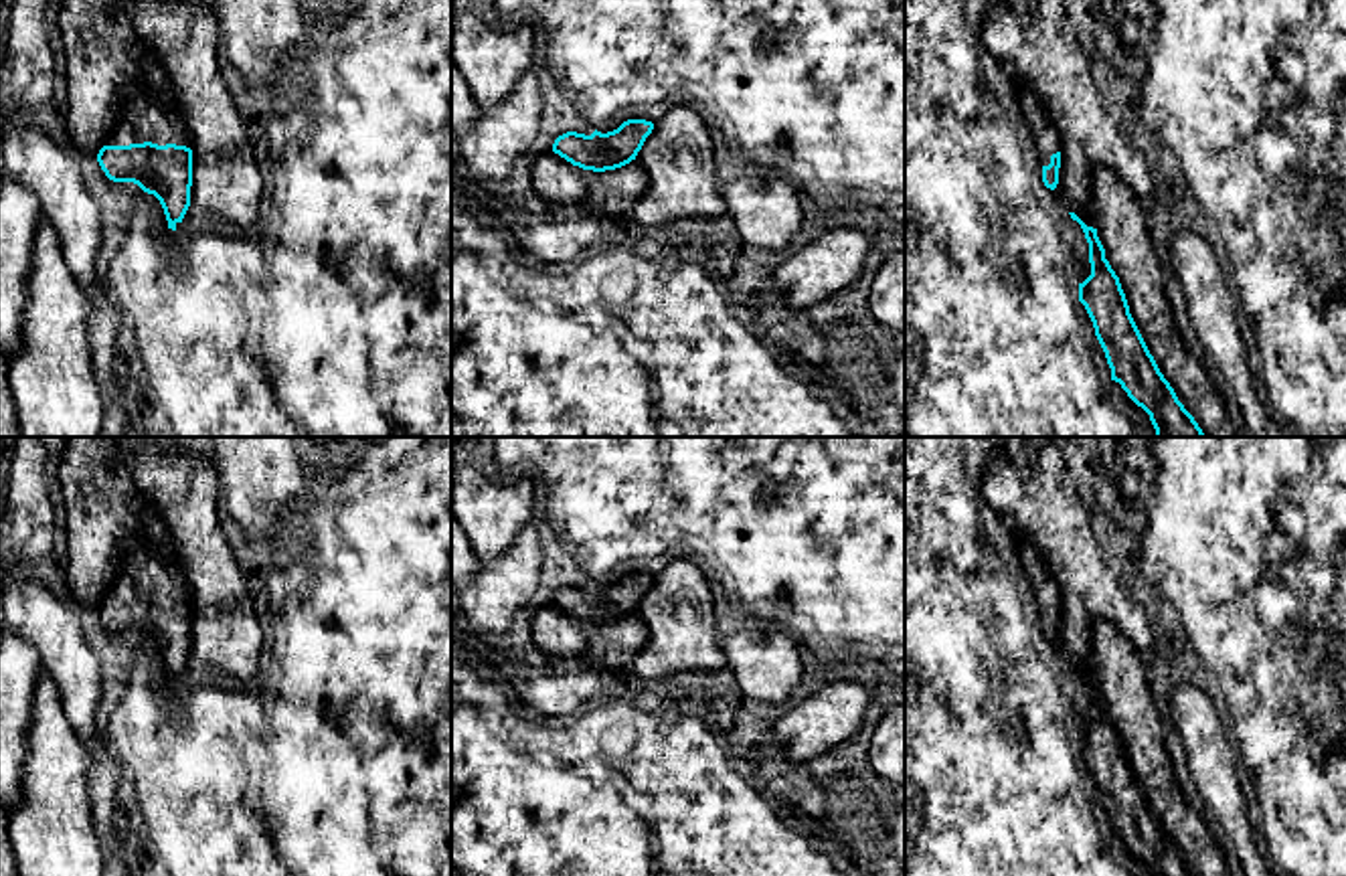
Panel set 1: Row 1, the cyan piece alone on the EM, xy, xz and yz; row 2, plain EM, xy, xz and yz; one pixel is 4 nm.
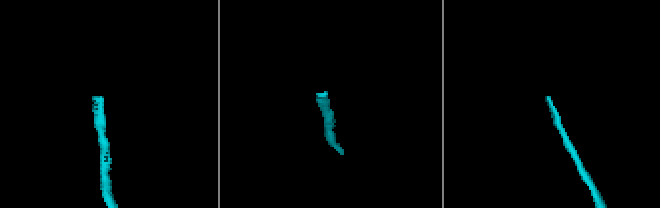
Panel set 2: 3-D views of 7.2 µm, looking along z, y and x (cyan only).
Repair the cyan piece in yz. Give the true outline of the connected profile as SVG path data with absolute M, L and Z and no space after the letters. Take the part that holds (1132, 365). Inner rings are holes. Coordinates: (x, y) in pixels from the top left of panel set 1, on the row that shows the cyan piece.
M1075 212L1069 214L1081 225L1089 243L1091 275L1079 283L1079 301L1093 322L1111 380L1150 415L1156 437L1206 437L1150 354L1129 314L1119 277L1105 259L1097 229L1087 227Z

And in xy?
M128 85L121 115L97 154L105 176L154 194L176 231L190 206L192 140L176 97L166 103L156 85Z

